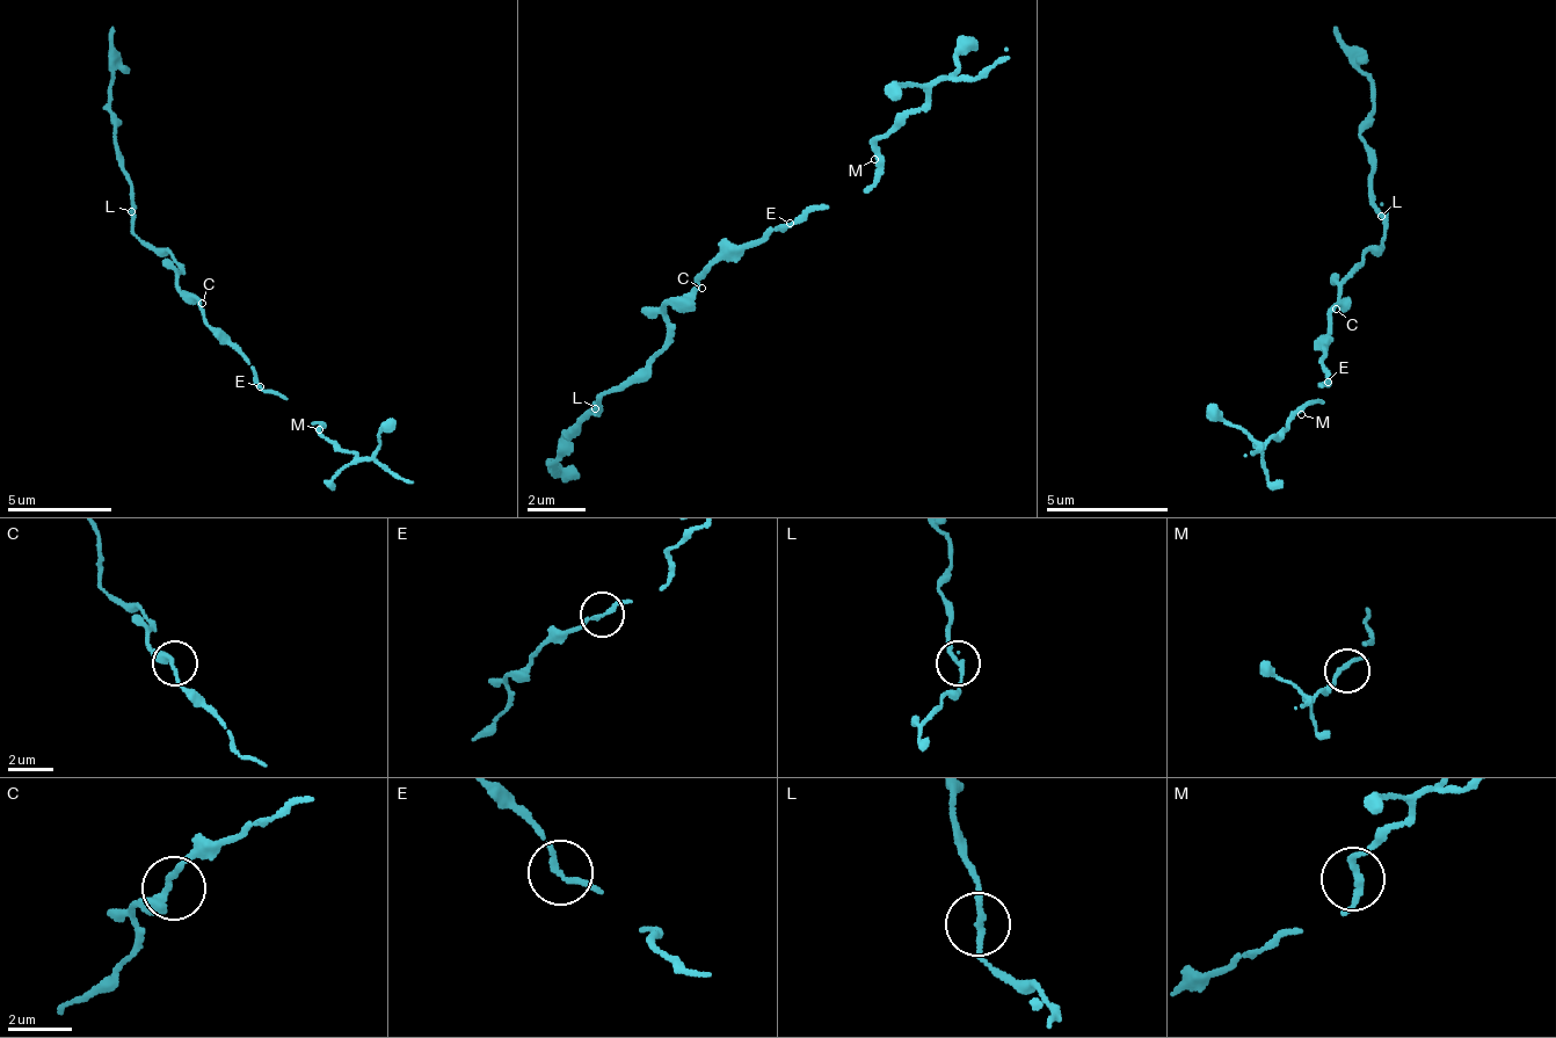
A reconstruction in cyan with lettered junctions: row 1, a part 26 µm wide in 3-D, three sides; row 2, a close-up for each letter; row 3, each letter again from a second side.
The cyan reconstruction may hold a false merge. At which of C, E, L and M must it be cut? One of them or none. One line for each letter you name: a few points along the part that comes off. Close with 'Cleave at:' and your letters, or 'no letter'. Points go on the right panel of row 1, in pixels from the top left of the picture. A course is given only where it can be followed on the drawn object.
L: Course of the part to remove: (1380, 213), (1360, 137), (1373, 78), (1336, 29)
Cleave at: L

